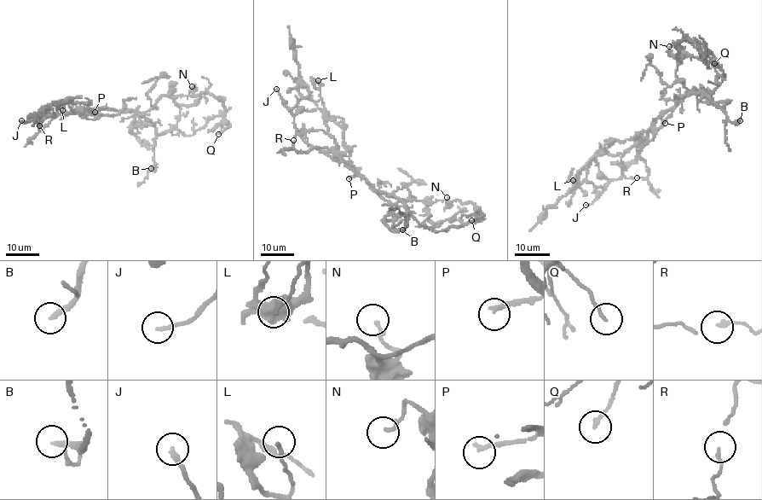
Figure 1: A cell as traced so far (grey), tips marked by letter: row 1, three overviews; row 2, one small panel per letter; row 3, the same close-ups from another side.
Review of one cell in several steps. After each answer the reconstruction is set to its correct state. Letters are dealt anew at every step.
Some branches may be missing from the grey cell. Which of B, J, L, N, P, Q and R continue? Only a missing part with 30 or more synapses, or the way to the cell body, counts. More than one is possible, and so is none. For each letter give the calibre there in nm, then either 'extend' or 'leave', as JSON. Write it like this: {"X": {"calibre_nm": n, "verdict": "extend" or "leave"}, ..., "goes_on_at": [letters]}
{"B": {"calibre_nm": 240, "verdict": "extend"}, "J": {"calibre_nm": 200, "verdict": "leave"}, "L": {"calibre_nm": 180, "verdict": "leave"}, "N": {"calibre_nm": 200, "verdict": "leave"}, "P": {"calibre_nm": 190, "verdict": "extend"}, "Q": {"calibre_nm": 150, "verdict": "leave"}, "R": {"calibre_nm": 90, "verdict": "leave"}, "goes_on_at": ["B", "P"]}

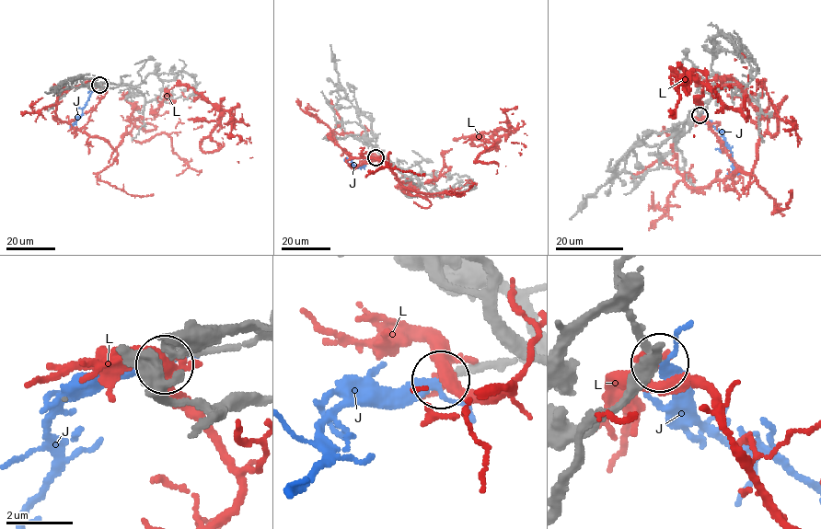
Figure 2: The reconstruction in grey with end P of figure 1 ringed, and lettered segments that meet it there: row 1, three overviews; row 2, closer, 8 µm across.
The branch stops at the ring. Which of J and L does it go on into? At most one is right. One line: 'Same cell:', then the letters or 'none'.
Same cell: J

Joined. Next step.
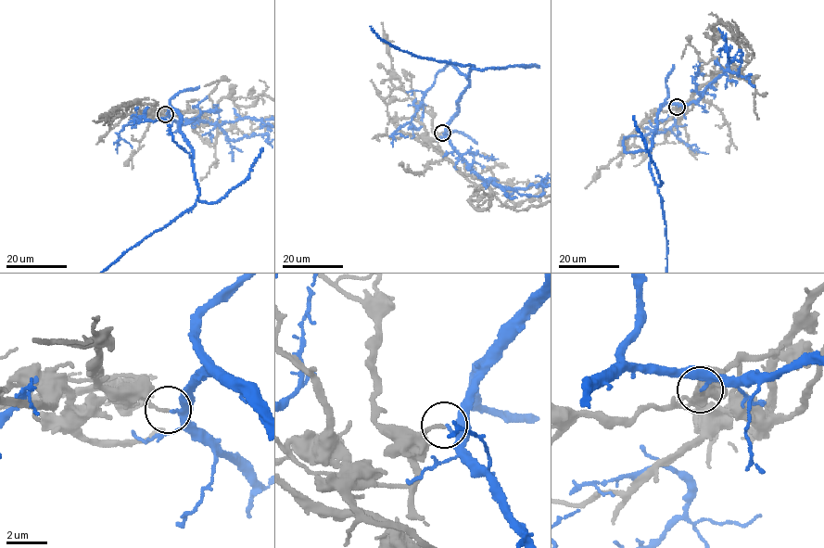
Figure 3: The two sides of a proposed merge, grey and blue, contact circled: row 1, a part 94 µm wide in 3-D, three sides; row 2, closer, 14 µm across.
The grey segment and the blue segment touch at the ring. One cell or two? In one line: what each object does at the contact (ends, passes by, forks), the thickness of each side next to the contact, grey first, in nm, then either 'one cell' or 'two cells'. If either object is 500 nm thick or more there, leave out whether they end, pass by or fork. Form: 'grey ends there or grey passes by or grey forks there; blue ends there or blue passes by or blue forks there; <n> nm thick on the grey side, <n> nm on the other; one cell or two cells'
grey ends there; blue ends there; 150 nm thick on the grey side, 180 nm on the other; two cells

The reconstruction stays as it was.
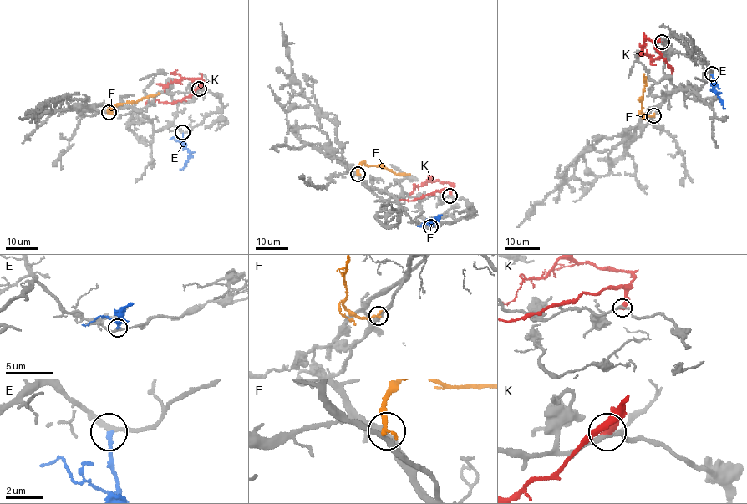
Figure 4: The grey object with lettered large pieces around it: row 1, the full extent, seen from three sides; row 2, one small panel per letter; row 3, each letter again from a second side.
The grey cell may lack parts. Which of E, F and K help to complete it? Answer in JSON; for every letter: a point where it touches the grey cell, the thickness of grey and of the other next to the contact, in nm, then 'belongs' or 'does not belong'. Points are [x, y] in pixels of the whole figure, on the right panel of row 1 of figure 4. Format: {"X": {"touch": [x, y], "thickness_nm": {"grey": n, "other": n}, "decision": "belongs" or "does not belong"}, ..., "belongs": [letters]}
{"E": {"touch": [712, 73], "thickness_nm": {"grey": 200, "other": 200}, "decision": "belongs"}, "F": {"touch": [653, 115], "thickness_nm": {"grey": 240, "other": 240}, "decision": "does not belong"}, "K": {"touch": [662, 42], "thickness_nm": {"grey": 190, "other": 400}, "decision": "does not belong"}, "belongs": ["E"]}

